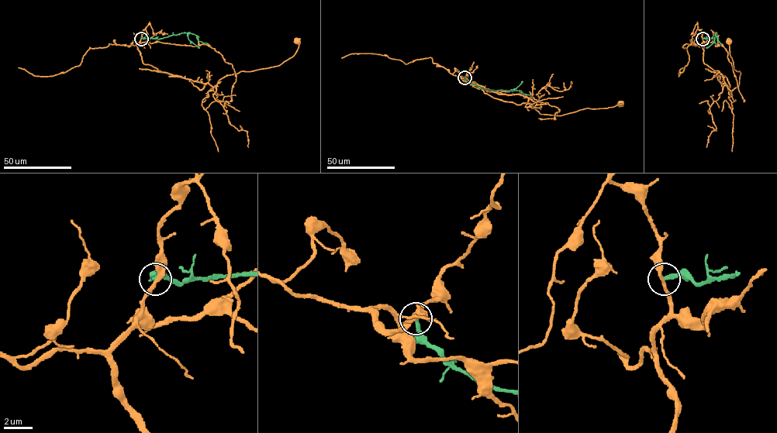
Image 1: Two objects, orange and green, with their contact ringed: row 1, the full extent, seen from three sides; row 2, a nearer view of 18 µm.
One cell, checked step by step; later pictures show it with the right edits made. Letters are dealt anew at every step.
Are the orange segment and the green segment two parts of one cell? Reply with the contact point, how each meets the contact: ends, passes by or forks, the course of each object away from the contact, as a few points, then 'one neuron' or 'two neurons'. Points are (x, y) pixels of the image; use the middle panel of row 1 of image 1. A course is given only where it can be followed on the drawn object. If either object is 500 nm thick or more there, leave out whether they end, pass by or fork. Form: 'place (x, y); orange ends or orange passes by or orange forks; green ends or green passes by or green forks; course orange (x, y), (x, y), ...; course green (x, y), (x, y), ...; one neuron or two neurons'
place (464, 77); orange passes by; green ends; course orange (464, 77), (461, 77), (495, 98), (517, 104), (531, 99), (540, 114), (562, 115), (620, 103); course green (464, 77), (481, 88), (519, 90), (532, 96); two neurons

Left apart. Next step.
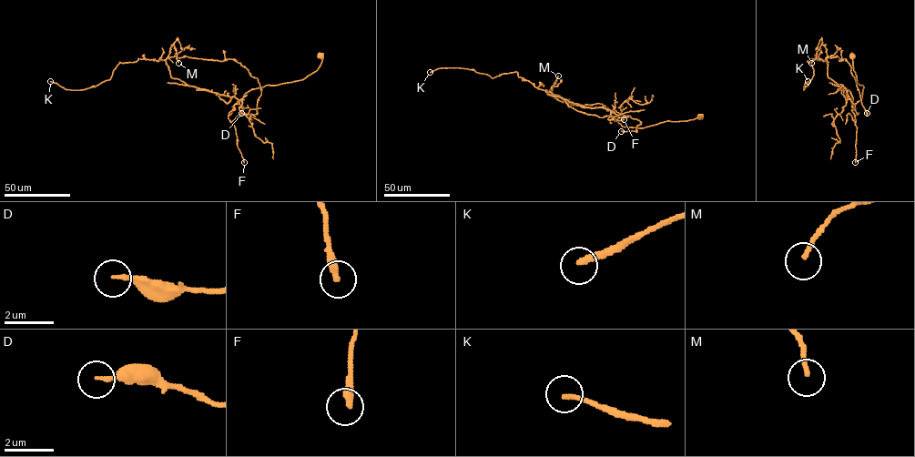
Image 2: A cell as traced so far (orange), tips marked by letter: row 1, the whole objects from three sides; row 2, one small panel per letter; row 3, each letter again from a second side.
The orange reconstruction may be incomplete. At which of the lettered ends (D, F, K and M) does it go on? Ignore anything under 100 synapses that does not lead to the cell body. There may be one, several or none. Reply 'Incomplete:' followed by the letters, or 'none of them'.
Incomplete: K

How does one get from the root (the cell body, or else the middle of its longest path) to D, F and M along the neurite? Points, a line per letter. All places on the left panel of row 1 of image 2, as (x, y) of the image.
D: (320, 55), (303, 79), (238, 104), (173, 78), (166, 59), (239, 63), (261, 91), (257, 113), (241, 113)
F: (320, 55), (320, 66), (303, 79), (252, 88), (234, 105), (228, 118), (235, 126), (244, 162)
M: (320, 55), (303, 79), (252, 88), (238, 104), (173, 78), (166, 61), (172, 45), (178, 63)

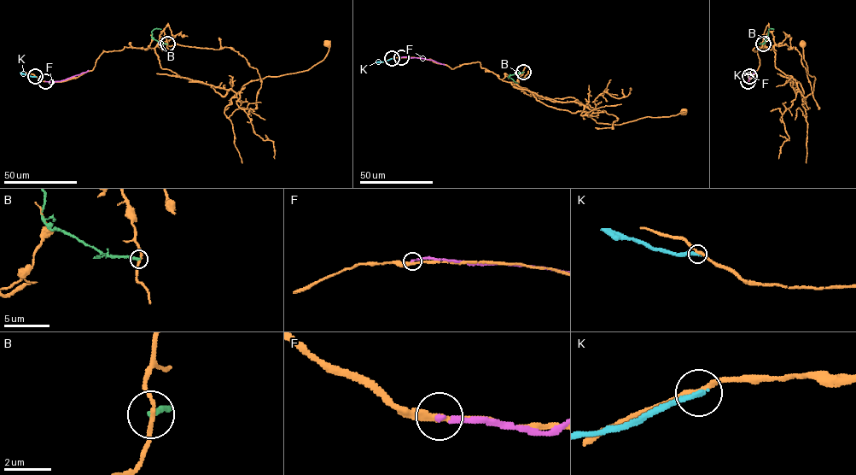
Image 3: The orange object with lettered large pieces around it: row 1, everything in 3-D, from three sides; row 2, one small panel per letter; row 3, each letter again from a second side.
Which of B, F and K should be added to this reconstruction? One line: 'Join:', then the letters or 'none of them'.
Join: none of them

